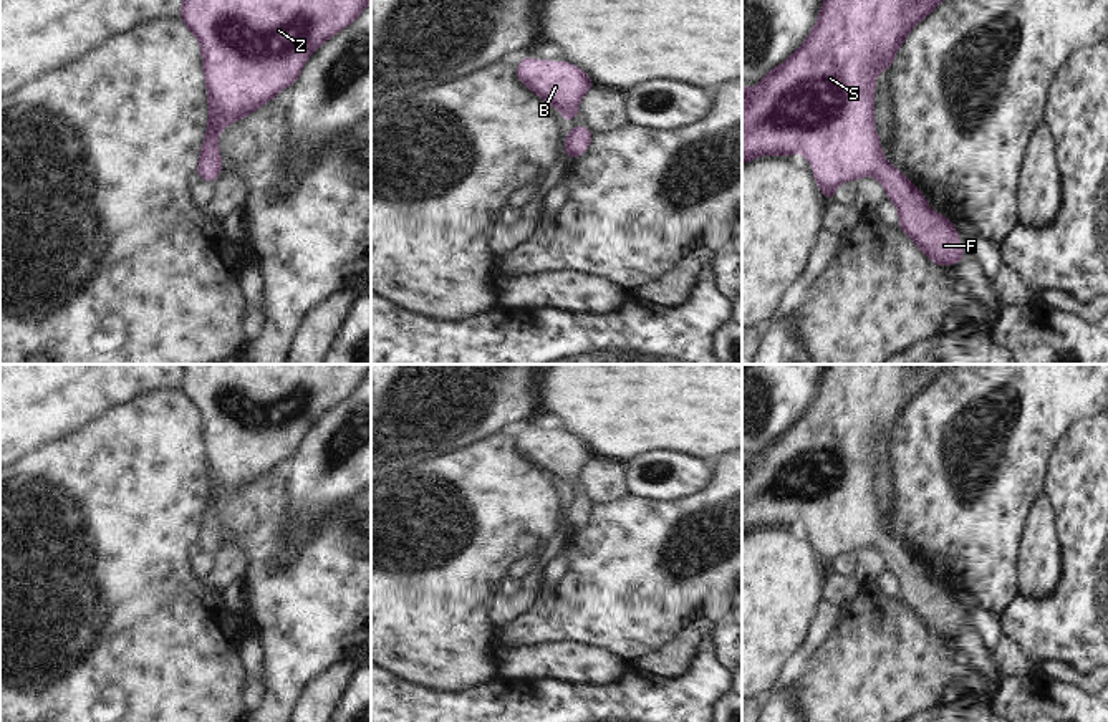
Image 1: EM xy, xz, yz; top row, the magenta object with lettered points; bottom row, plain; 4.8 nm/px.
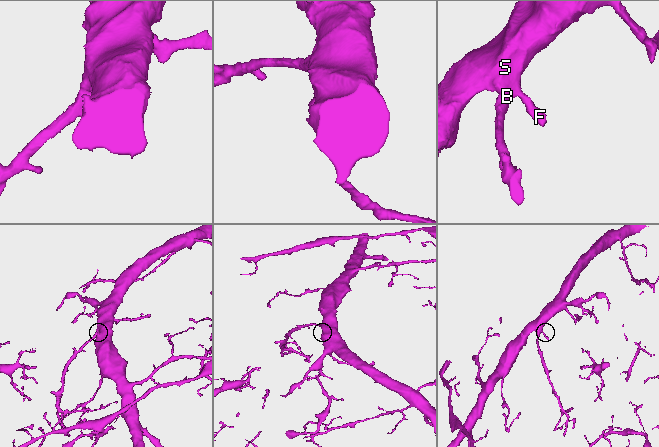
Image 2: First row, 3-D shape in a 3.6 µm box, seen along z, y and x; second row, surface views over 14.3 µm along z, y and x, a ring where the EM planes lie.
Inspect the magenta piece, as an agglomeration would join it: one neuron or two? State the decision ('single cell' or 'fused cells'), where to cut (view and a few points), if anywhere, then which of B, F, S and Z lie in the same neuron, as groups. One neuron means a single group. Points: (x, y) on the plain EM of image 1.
single cell | no cut | B F S Z

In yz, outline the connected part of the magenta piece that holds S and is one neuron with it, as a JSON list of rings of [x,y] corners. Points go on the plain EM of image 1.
[[[826,364],[820,387],[805,414],[782,436],[770,440],[759,460],[742,457],[742,535],[762,525],[792,527],[803,523],[812,533],[813,546],[821,565],[830,573],[833,561],[850,551],[874,546],[886,560],[899,583],[899,599],[916,613],[919,621],[937,636],[954,636],[964,628],[959,606],[952,593],[927,580],[926,568],[909,550],[883,528],[883,520],[874,498],[873,472],[874,449],[893,436],[911,399],[927,387],[939,373],[952,364]]]

